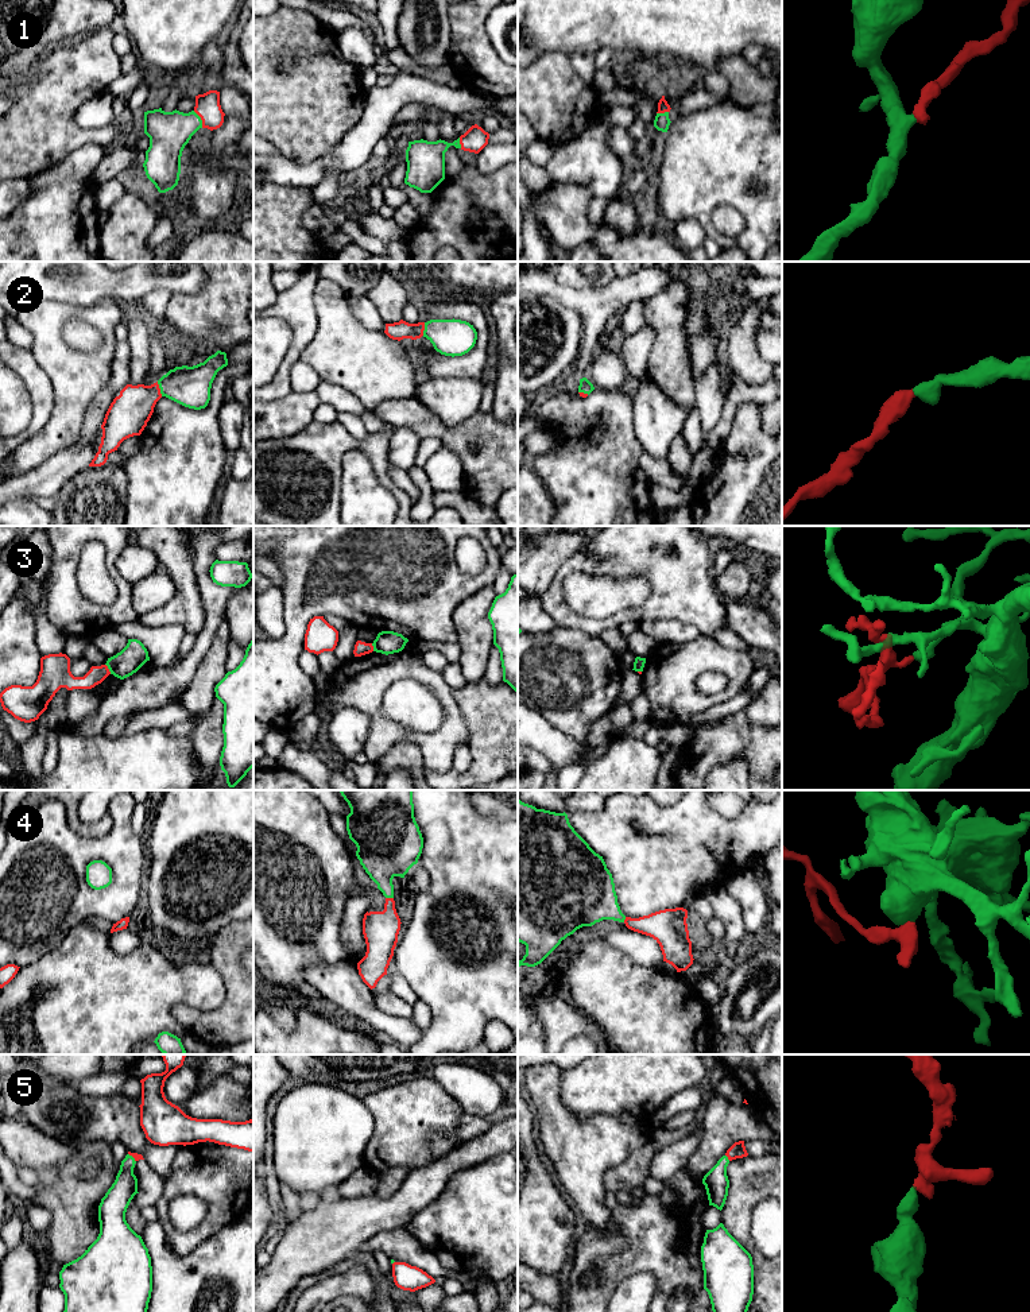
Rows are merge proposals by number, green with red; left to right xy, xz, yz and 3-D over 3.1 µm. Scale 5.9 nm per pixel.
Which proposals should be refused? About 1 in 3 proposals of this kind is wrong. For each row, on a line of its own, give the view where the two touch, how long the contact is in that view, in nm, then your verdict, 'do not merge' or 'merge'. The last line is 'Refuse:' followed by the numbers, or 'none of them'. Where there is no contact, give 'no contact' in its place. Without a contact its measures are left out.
1: meets green in xy; contact 120 nm long; merge
2: meets green in xy; contact 90 nm long; merge
3: meets green in xy; contact 70 nm long; do not merge
4: meets green in xz; contact 50 nm long; merge
5: meets green in yz; contact 50 nm long; merge
Refuse: 3

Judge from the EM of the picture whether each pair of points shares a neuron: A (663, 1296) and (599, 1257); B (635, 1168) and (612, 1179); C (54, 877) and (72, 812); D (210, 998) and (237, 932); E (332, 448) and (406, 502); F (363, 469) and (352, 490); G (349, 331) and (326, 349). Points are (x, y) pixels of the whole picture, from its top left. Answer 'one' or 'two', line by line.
A: one
B: one
C: two
D: two
E: one
F: one
G: one

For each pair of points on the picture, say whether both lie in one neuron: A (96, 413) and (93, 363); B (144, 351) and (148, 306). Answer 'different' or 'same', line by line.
A: different
B: different

